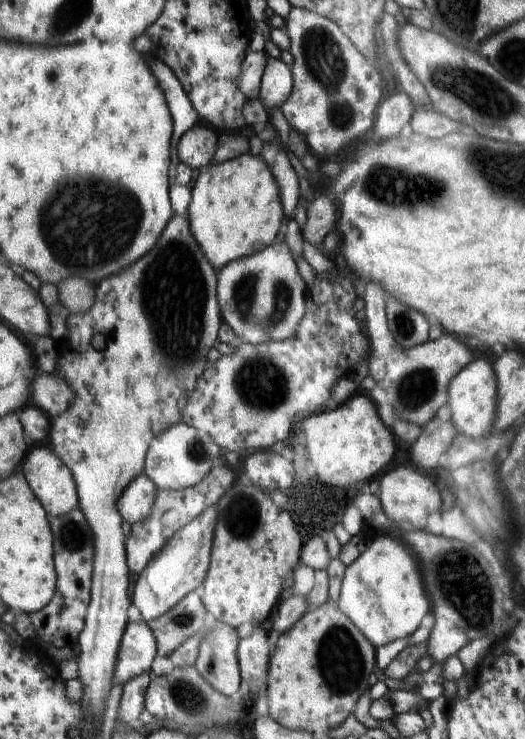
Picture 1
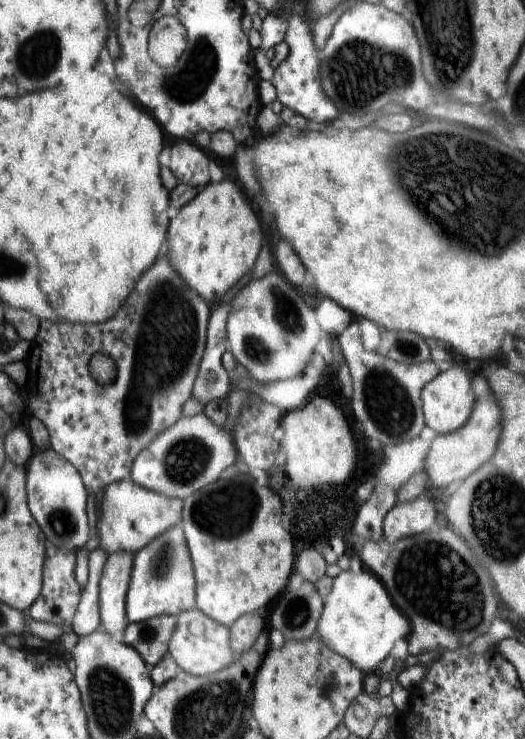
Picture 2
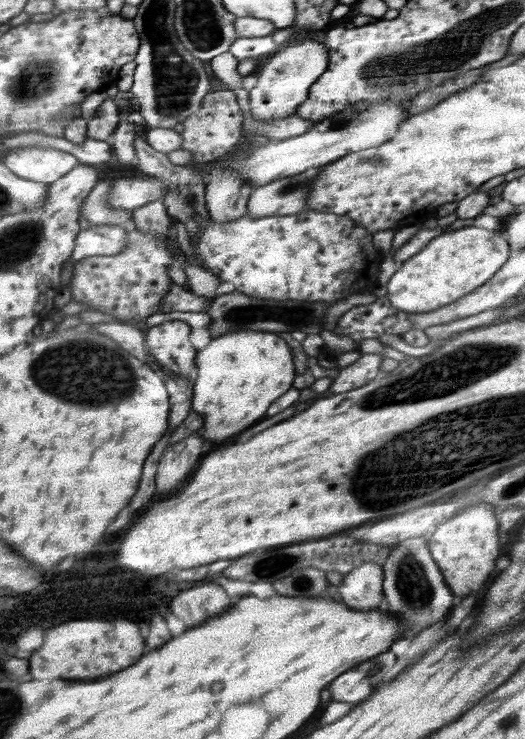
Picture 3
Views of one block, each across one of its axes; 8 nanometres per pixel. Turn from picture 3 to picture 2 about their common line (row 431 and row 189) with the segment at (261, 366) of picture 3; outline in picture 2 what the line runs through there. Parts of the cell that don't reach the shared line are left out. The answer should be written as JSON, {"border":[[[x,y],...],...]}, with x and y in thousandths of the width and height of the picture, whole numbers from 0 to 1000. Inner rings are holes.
{"border":[[[430,241],[419,249],[396,249],[324,298],[320,350],[350,383],[400,414],[415,414],[427,398],[484,360],[499,336],[495,295],[472,276],[461,254]]]}

